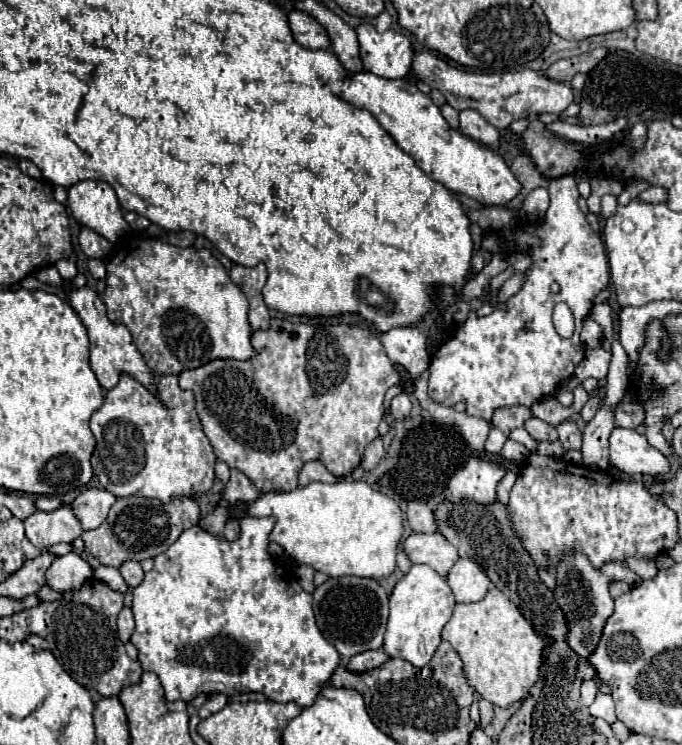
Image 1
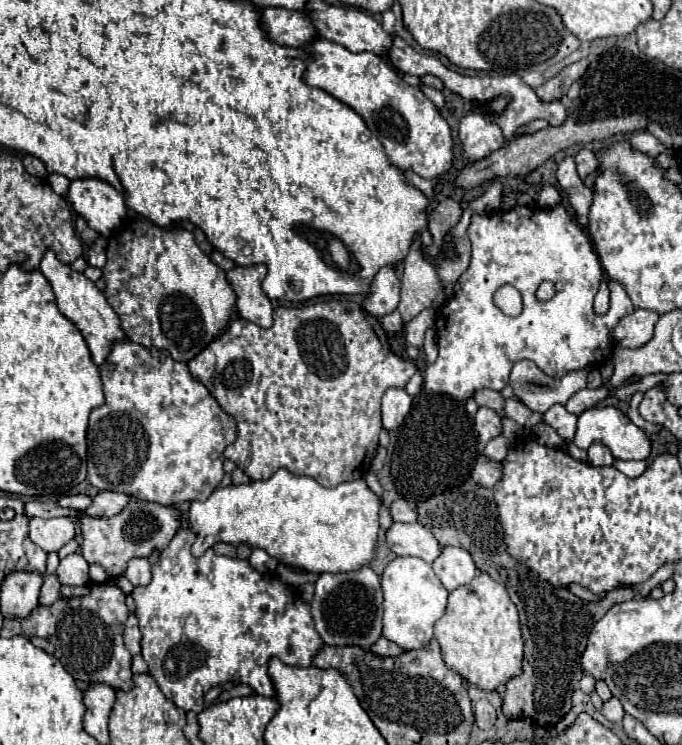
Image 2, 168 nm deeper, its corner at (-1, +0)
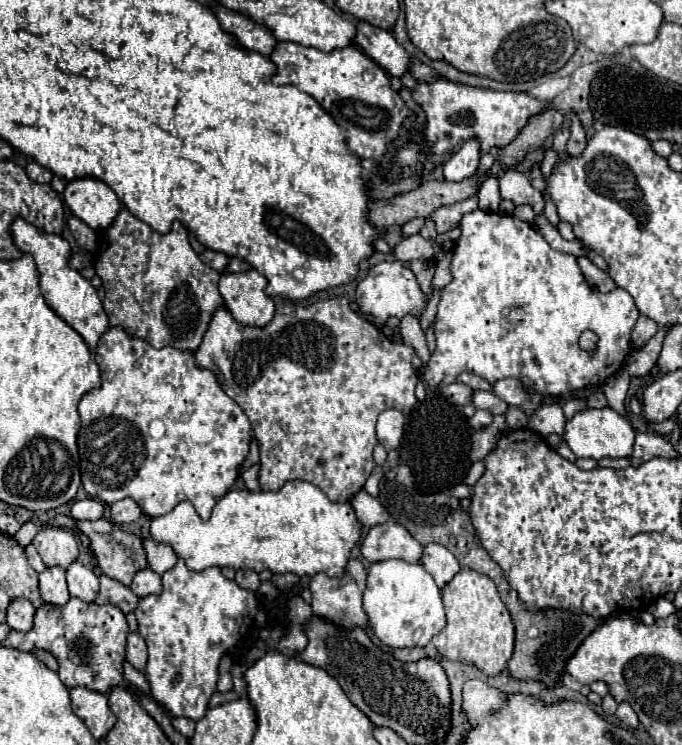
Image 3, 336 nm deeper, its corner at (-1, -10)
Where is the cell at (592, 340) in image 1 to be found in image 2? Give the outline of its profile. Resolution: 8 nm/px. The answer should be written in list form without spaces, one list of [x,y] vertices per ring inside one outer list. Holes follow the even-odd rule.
[[[634,310],[626,318],[618,322],[618,326],[612,332],[614,344],[616,346],[626,346],[626,348],[640,348],[644,346],[654,332],[654,324],[658,320],[658,314],[652,310]]]

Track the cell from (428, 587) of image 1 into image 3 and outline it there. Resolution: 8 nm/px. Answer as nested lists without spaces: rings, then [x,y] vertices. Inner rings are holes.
[[[402,560],[376,562],[370,566],[364,590],[364,610],[374,634],[390,648],[424,648],[432,636],[446,626],[444,604],[434,578],[422,564],[408,564]]]

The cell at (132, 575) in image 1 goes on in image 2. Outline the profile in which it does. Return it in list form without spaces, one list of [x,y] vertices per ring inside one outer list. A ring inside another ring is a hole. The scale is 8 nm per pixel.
[[[134,558],[128,562],[126,568],[126,578],[134,584],[134,586],[146,586],[152,580],[152,572],[150,572],[150,562],[148,558]]]

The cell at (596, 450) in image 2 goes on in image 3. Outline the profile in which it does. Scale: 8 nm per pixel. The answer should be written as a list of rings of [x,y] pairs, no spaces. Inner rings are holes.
[[[602,458],[602,460],[598,460],[598,466],[602,466],[602,468],[628,468],[630,458]]]

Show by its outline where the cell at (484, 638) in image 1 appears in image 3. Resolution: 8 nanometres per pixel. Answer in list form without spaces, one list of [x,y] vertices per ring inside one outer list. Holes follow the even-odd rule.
[[[462,568],[454,580],[444,586],[442,600],[448,624],[432,638],[438,654],[454,662],[476,666],[486,676],[504,672],[514,650],[514,624],[506,604],[500,600],[496,584],[488,576]]]

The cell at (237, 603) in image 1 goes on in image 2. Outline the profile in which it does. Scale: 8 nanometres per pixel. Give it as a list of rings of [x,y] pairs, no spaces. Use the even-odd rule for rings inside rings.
[[[186,528],[178,530],[172,542],[162,550],[160,560],[152,566],[152,582],[132,590],[142,632],[142,656],[148,662],[150,674],[162,694],[186,712],[200,712],[202,698],[194,698],[196,682],[202,684],[206,694],[212,686],[236,680],[248,684],[254,692],[272,698],[274,684],[270,682],[266,662],[276,656],[290,666],[310,666],[314,654],[318,654],[322,646],[310,606],[298,594],[292,594],[278,578],[264,577],[256,572],[248,560],[216,556],[212,550],[206,550],[202,558],[194,558],[190,554],[192,544],[194,534]]]

